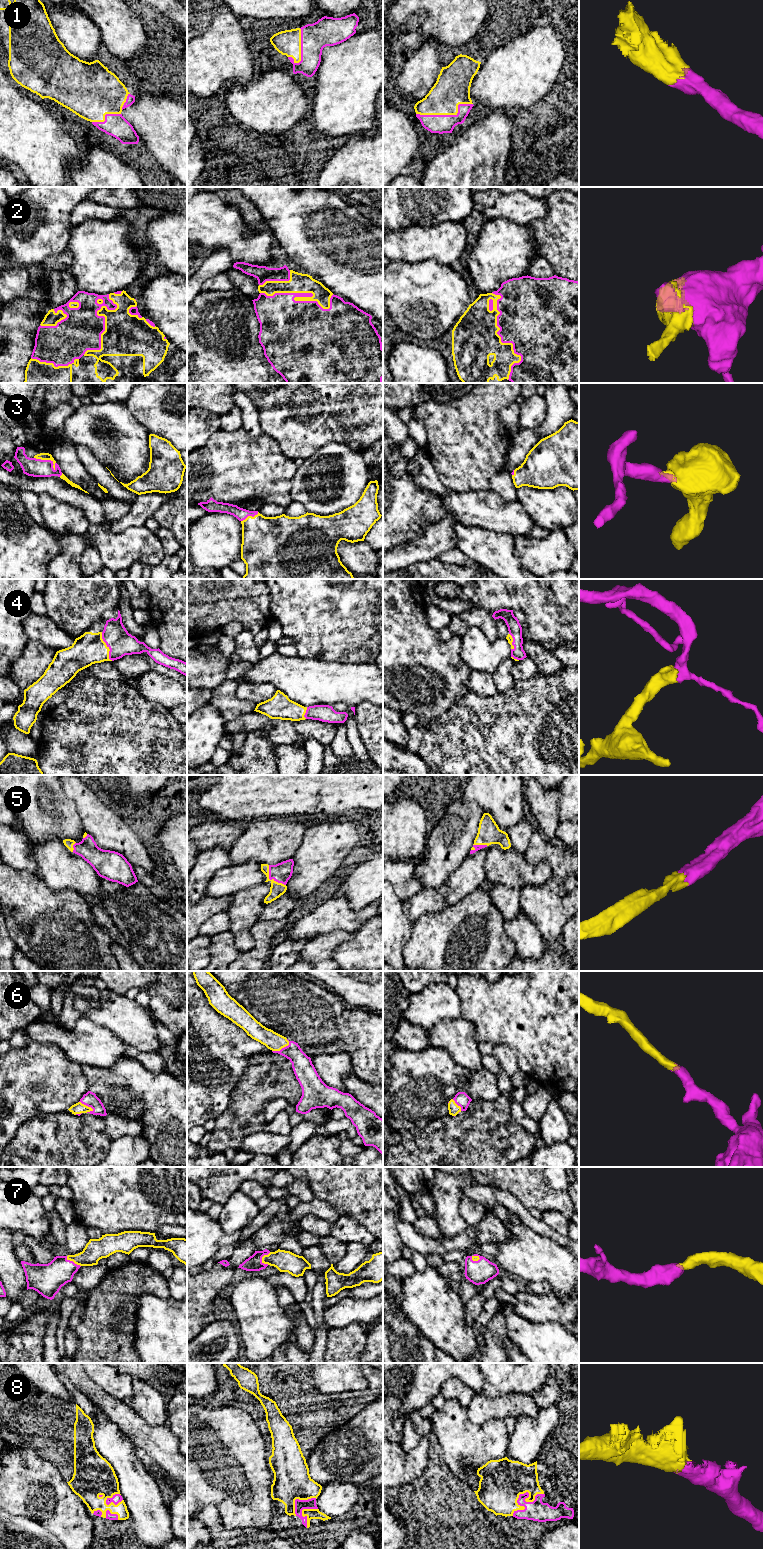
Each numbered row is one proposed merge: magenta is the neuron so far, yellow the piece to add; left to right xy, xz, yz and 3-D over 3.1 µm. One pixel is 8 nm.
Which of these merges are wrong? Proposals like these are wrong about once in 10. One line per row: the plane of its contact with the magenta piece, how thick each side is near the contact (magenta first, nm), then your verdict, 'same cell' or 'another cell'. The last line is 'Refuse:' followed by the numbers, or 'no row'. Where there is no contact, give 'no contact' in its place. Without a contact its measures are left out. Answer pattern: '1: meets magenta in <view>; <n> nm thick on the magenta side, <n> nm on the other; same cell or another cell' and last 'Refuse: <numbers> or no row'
1: meets magenta in yz; 150 nm thick on the magenta side, 280 nm on the other; same cell
2: meets magenta in xz; 440 nm thick on the magenta side, 160 nm on the other; same cell
3: meets magenta in xy; 150 nm thick on the magenta side, 60 nm on the other; same cell
4: meets magenta in xy; 200 nm thick on the magenta side, 240 nm on the other; same cell
5: meets magenta in xz; 160 nm thick on the magenta side, 110 nm on the other; same cell
6: meets magenta in xz; 170 nm thick on the magenta side, 140 nm on the other; same cell
7: meets magenta in xz; 130 nm thick on the magenta side, 180 nm on the other; same cell
8: meets magenta in yz; 160 nm thick on the magenta side, 360 nm on the other; same cell
Refuse: no row

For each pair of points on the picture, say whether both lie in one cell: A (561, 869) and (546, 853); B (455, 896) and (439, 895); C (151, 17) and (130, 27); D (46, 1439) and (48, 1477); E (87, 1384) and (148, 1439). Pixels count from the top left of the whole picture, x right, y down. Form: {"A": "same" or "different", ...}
{"A": "same", "B": "different", "C": "different", "D": "different", "E": "same"}

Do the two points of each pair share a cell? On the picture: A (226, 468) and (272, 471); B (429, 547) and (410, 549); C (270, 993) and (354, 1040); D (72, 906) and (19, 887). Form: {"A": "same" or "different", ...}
{"A": "same", "B": "same", "C": "same", "D": "same"}

